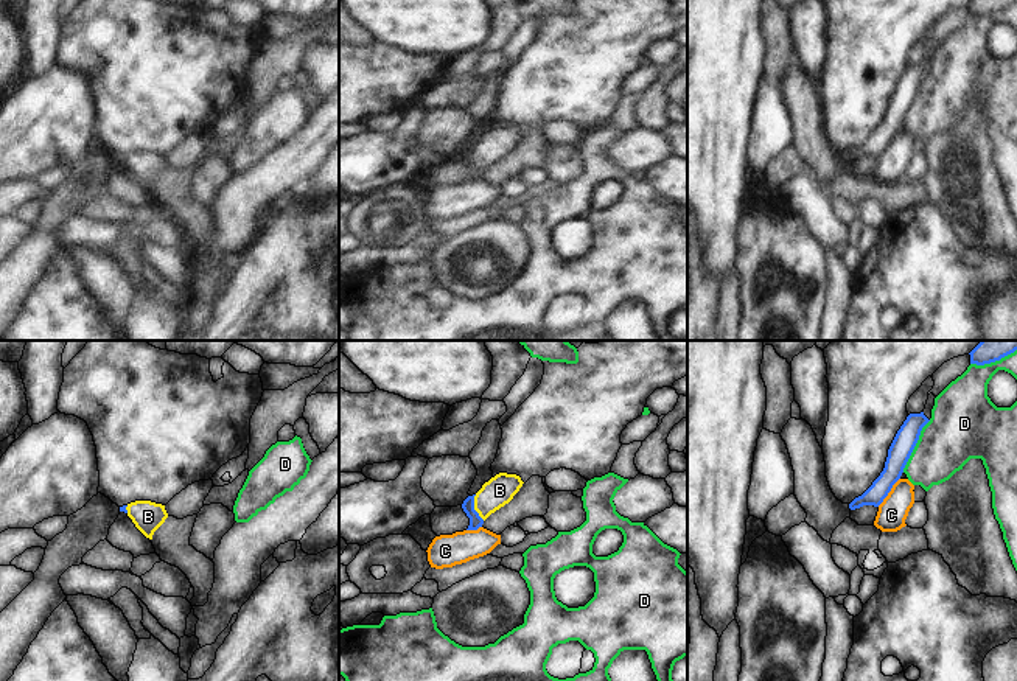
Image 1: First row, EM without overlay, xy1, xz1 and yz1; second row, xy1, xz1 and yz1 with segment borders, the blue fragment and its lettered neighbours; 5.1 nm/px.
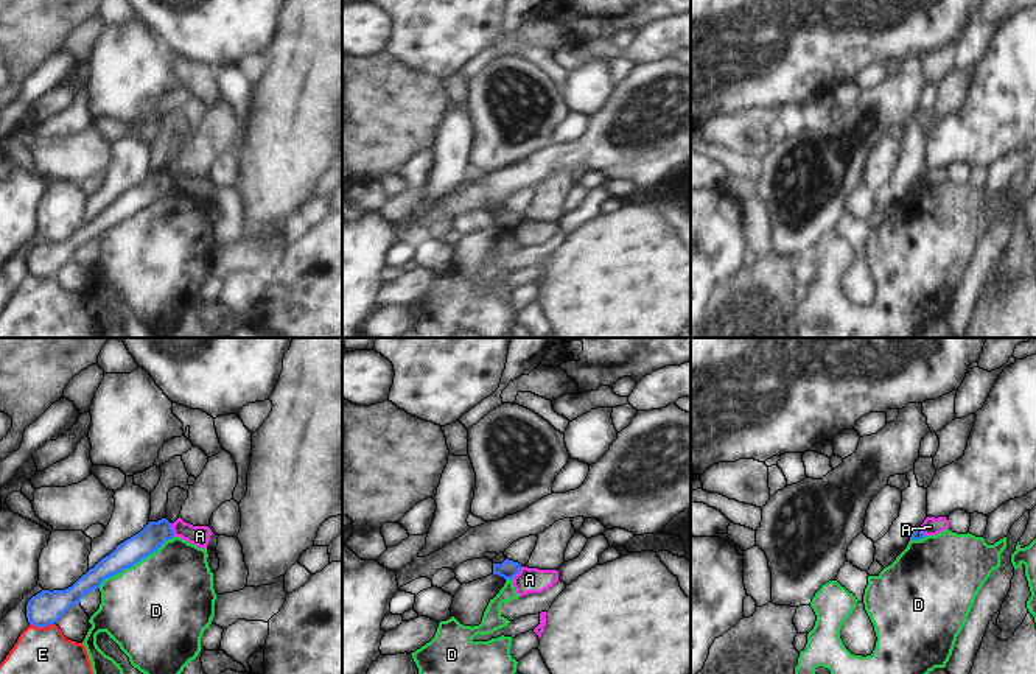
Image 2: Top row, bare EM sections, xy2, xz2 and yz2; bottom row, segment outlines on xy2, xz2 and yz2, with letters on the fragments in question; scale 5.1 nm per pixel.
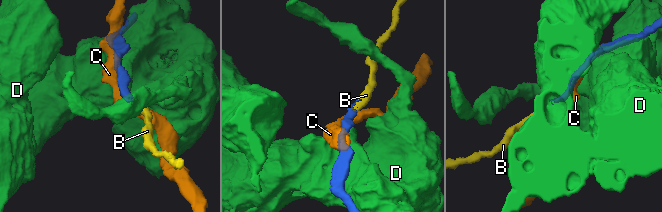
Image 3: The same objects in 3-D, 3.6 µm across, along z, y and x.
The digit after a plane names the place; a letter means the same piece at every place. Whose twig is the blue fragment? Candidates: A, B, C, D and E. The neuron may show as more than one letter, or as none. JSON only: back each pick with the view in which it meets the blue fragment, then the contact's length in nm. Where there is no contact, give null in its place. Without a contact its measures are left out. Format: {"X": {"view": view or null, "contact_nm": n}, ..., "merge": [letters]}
{"B": {"view": "xz1", "contact_nm": 140}, "merge": ["B"]}

